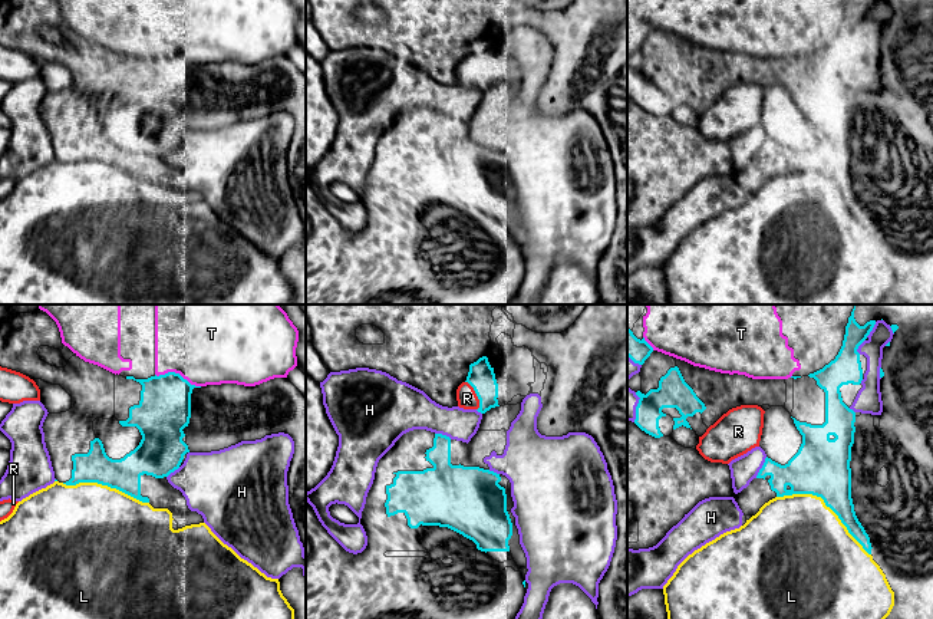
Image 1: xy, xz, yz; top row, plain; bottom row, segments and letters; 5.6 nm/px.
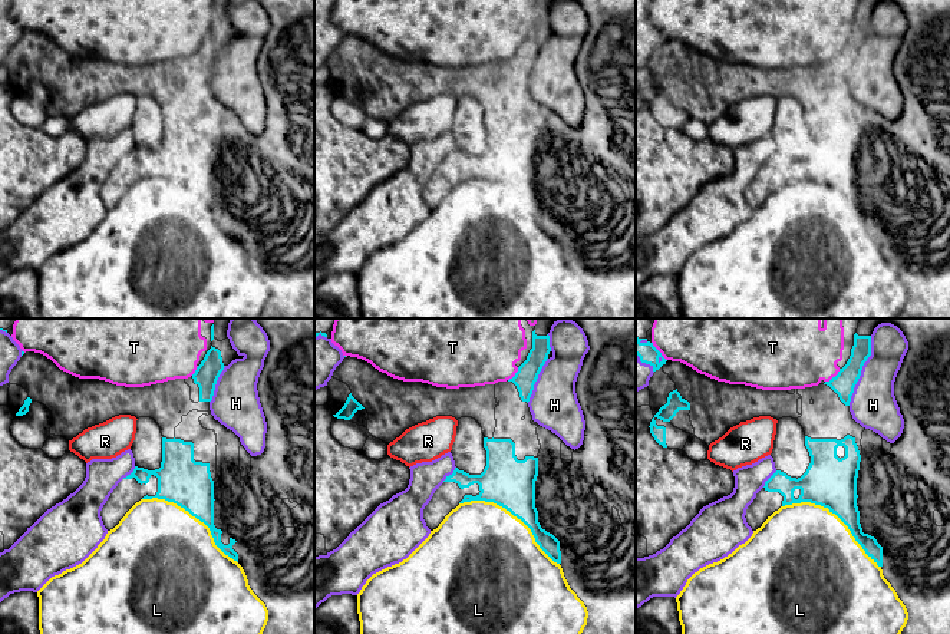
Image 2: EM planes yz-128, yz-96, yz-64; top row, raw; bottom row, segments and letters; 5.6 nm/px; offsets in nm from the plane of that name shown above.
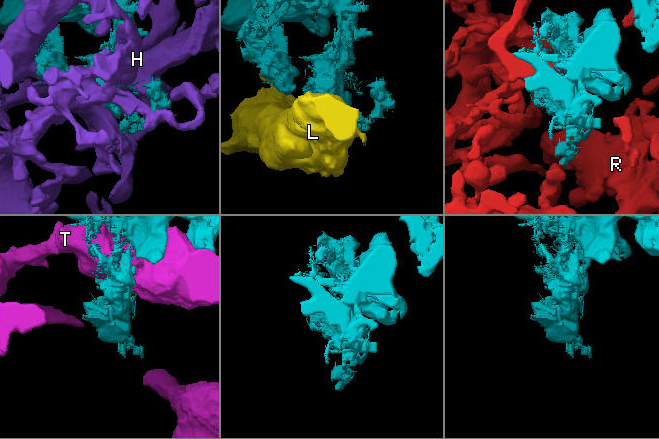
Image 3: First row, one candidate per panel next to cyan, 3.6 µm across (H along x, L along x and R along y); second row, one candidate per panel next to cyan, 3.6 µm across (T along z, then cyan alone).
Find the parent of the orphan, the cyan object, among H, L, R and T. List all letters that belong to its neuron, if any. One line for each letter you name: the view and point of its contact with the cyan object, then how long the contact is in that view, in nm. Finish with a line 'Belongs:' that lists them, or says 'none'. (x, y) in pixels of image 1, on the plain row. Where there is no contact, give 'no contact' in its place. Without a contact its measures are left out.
Belongs: none

